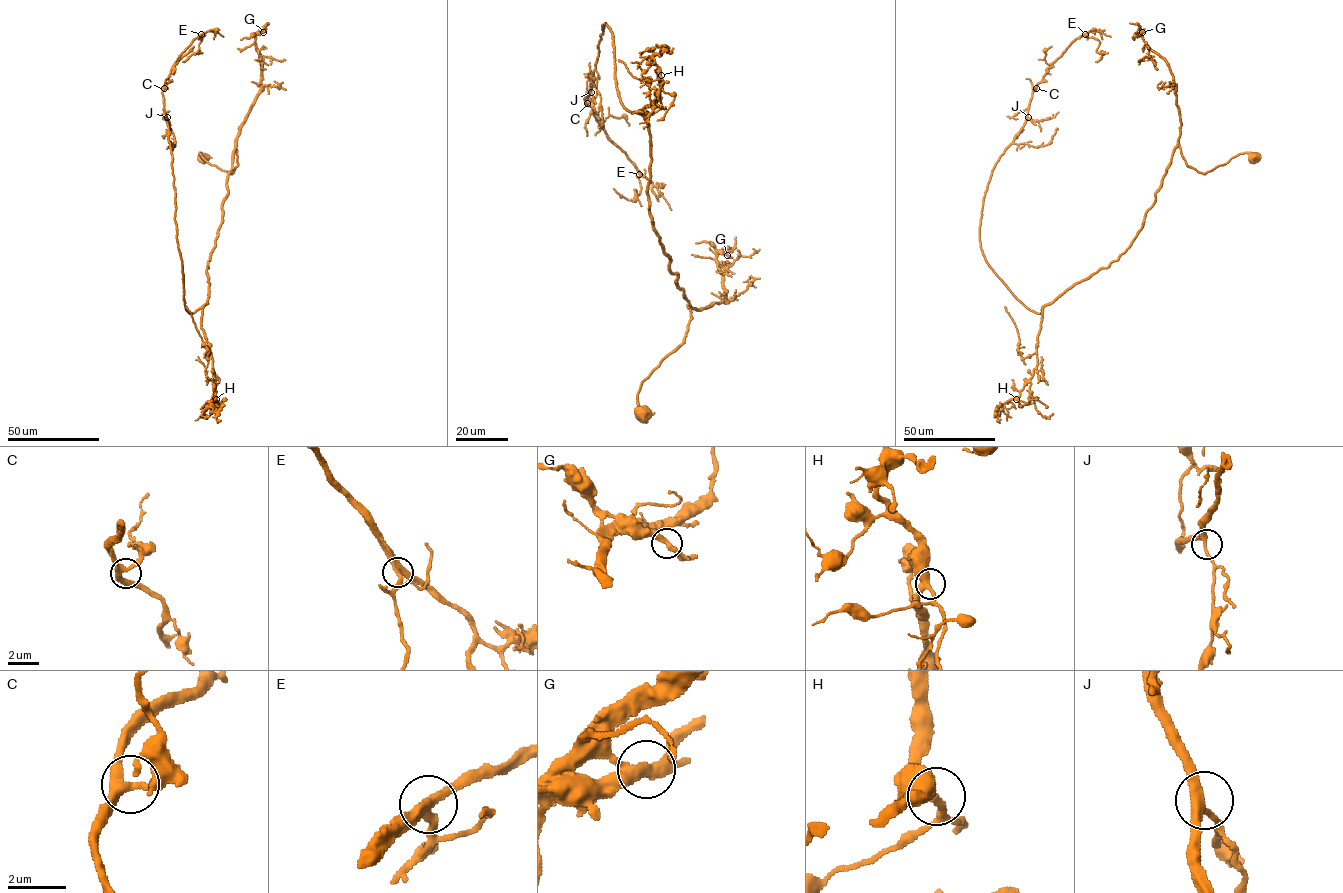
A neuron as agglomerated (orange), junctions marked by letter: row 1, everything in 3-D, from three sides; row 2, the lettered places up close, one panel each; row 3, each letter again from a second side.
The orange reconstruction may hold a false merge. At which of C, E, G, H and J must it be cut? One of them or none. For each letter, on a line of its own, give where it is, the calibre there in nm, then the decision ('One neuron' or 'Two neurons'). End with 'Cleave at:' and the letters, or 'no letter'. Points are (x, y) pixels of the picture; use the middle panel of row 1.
C: Place: (587, 103). Thickness 380 nm. One neuron
E: Place: (639, 174). Thickness 320 nm. One neuron
G: Place: (727, 255). Thickness 360 nm. Two neurons
H: Place: (661, 75). Thickness 360 nm. One neuron
J: Place: (591, 92). Thickness 320 nm. One neuron
Cleave at: G

